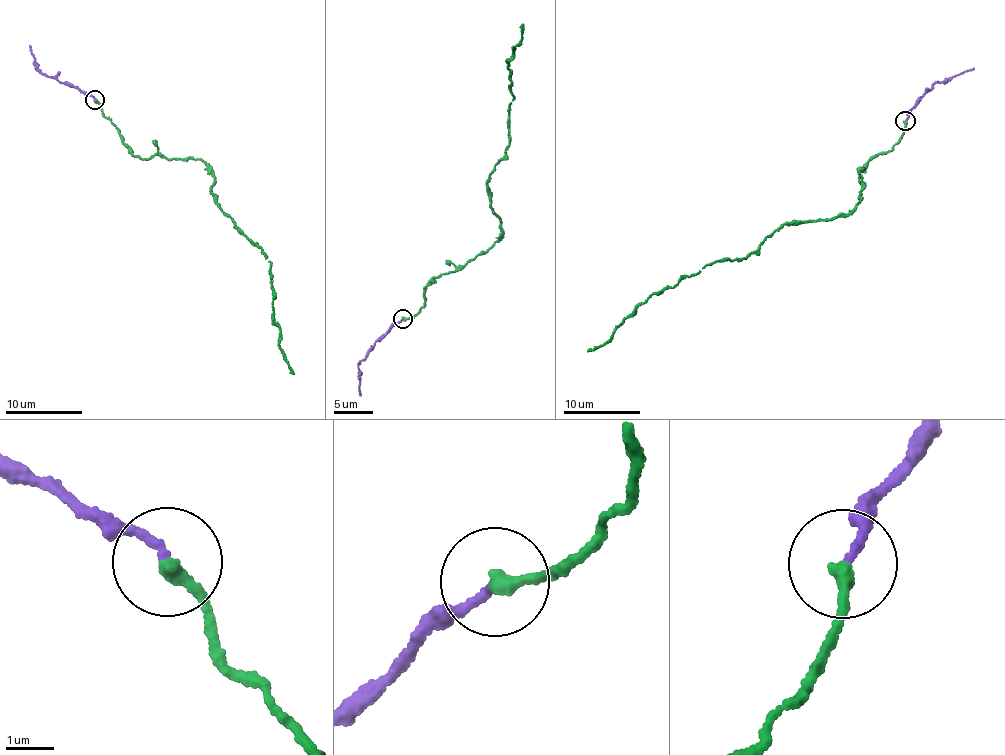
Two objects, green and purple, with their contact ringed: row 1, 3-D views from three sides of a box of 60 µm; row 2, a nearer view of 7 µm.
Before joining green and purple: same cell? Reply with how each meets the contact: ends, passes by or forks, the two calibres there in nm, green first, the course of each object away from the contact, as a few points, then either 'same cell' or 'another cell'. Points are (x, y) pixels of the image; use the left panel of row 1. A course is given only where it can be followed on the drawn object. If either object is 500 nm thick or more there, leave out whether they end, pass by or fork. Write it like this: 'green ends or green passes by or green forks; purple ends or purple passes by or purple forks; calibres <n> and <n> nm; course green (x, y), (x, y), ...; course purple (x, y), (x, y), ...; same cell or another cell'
green ends; purple ends; calibres 320 and 160 nm; course green (94, 99), (134, 155), (200, 159), (210, 170), (218, 204), (270, 264), (278, 343), (292, 374); course purple (94, 99), (37, 70), (29, 45); same cell

